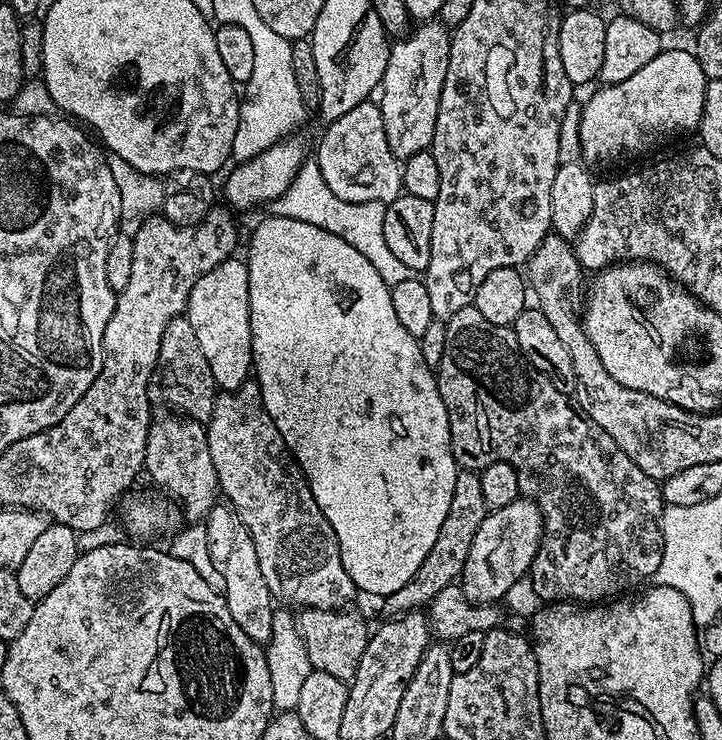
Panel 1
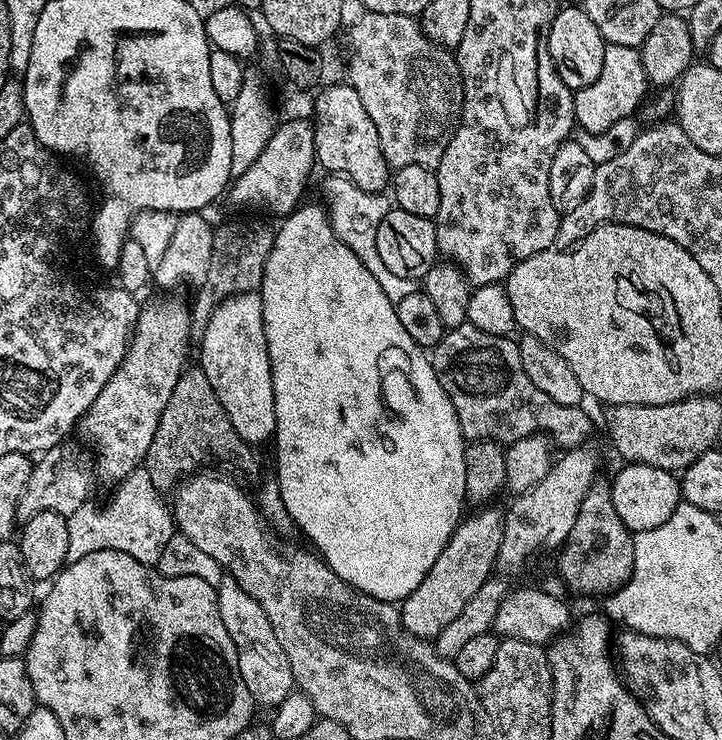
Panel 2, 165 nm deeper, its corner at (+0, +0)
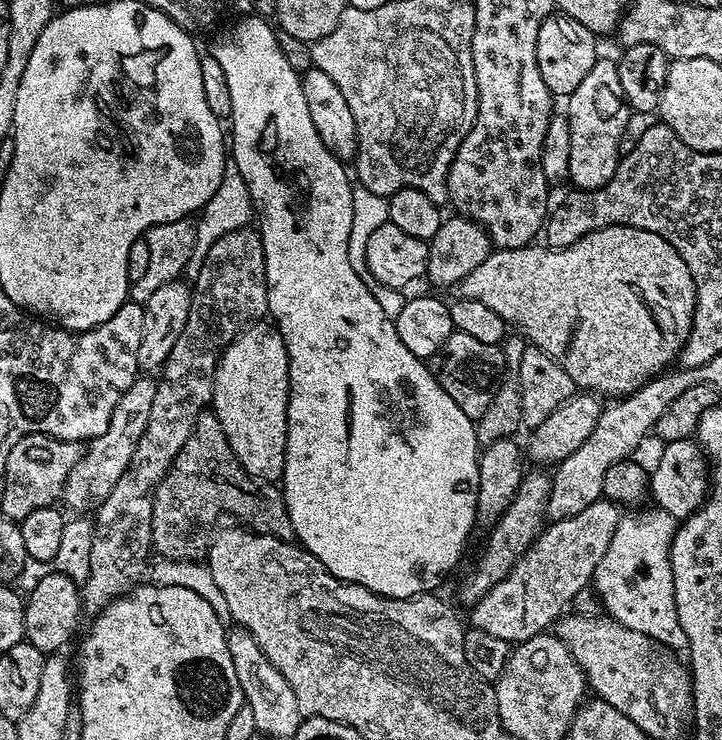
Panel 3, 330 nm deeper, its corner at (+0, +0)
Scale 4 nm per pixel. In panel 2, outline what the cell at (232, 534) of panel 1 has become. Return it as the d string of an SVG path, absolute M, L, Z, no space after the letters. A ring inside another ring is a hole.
M225 578L216 589L216 597L218 598L218 614L222 618L222 626L226 626L226 634L230 634L230 642L234 642L234 650L238 654L238 674L242 674L242 682L246 682L246 690L250 690L253 701L257 705L265 704L268 710L275 709L276 705L281 704L287 696L294 690L294 681L292 679L292 671L290 670L290 662L286 659L286 650L282 650L282 642L278 642L278 634L274 634L274 626L270 626L270 618L266 618L266 610L262 610L262 606L258 606L258 602L254 602L254 598L250 598L250 594L246 594L240 587L236 585L236 581L231 578Z

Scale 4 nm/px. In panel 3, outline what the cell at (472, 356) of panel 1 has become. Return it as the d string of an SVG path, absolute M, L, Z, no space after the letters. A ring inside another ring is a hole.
M453 331L452 337L440 347L431 365L439 391L450 394L450 398L458 402L464 417L472 422L486 414L486 406L490 406L497 388L502 383L500 371L503 373L505 368L503 351L497 345L478 342L478 338L470 338L470 334L458 331Z

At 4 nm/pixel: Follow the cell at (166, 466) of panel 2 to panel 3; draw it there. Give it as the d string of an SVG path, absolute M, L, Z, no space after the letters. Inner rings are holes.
M205 410L194 426L186 446L174 458L172 468L162 478L152 507L152 547L165 560L205 559L210 533L223 512L237 516L241 525L261 536L292 540L292 523L284 493L275 483L256 480L238 462L215 412Z

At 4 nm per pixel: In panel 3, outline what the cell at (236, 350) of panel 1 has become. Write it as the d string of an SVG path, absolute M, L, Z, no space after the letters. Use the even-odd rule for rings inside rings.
M271 323L248 325L224 347L214 374L210 408L246 474L265 482L279 481L288 437L288 355L284 339Z

